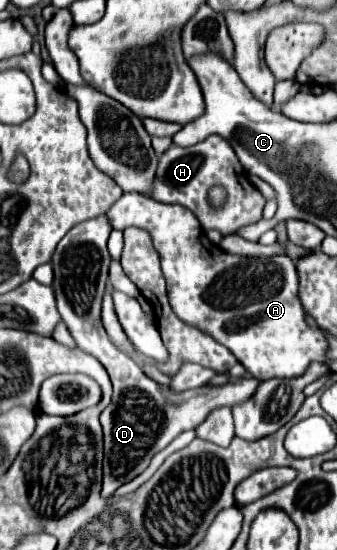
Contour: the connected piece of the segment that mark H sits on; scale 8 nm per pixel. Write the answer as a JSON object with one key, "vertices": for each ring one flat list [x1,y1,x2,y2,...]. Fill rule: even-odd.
{"vertices":[[212,134,206,140,188,148,180,148,172,144,160,156,156,178,158,182,154,180,154,192,152,192,154,200,166,204,180,204,192,210,204,230,218,230,222,236,226,236,236,232,240,226,254,224,262,218,262,208,266,204,266,198,250,182,244,166,240,164,228,140,224,140,218,134],[214,184,224,186,228,192,228,202,224,204,224,208,218,210,210,208,210,204,206,202,206,192]]}

